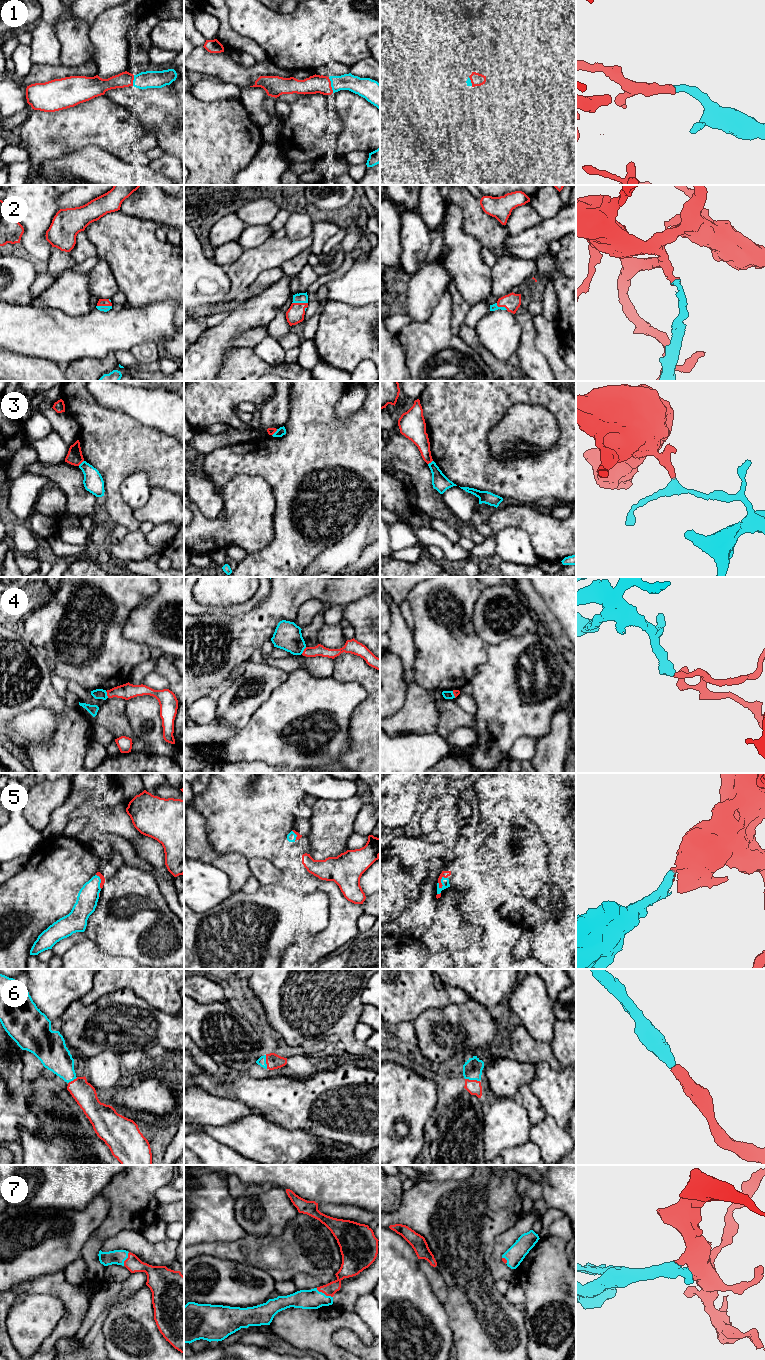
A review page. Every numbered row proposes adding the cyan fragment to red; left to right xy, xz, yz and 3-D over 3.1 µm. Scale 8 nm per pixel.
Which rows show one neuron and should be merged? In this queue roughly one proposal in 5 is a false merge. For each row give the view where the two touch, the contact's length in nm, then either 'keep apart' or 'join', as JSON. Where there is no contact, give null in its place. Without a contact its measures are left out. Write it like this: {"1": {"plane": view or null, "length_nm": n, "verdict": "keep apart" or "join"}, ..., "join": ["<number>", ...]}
{"1": {"plane": "xz", "length_nm": 130, "verdict": "join"}, "2": {"plane": "xz", "length_nm": 130, "verdict": "join"}, "3": {"plane": "xy", "length_nm": 60, "verdict": "keep apart"}, "4": {"plane": "xy", "length_nm": 60, "verdict": "keep apart"}, "5": {"plane": "yz", "length_nm": 110, "verdict": "join"}, "6": {"plane": "yz", "length_nm": 120, "verdict": "join"}, "7": {"plane": "xz", "length_nm": 150, "verdict": "join"}, "join": ["1", "2", "5", "6", "7"]}

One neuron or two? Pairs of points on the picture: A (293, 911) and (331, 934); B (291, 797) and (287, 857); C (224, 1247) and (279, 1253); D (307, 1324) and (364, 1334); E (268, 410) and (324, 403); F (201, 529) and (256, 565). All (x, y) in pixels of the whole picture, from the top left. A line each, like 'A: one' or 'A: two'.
A: two
B: one
C: one
D: one
E: two
F: two

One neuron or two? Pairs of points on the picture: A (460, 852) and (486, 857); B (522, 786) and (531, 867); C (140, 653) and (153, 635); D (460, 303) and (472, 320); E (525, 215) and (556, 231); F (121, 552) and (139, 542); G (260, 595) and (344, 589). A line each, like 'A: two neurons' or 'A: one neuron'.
A: two neurons
B: two neurons
C: two neurons
D: two neurons
E: two neurons
F: one neuron
G: two neurons

